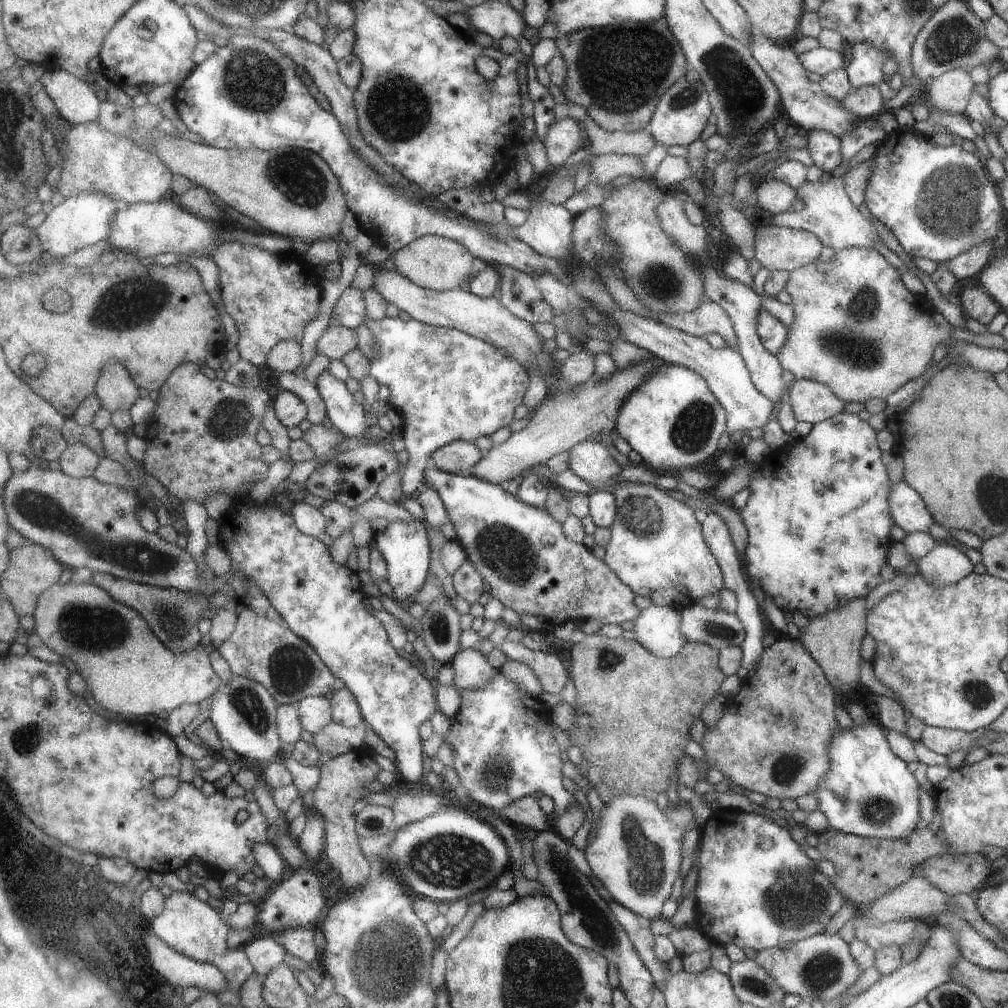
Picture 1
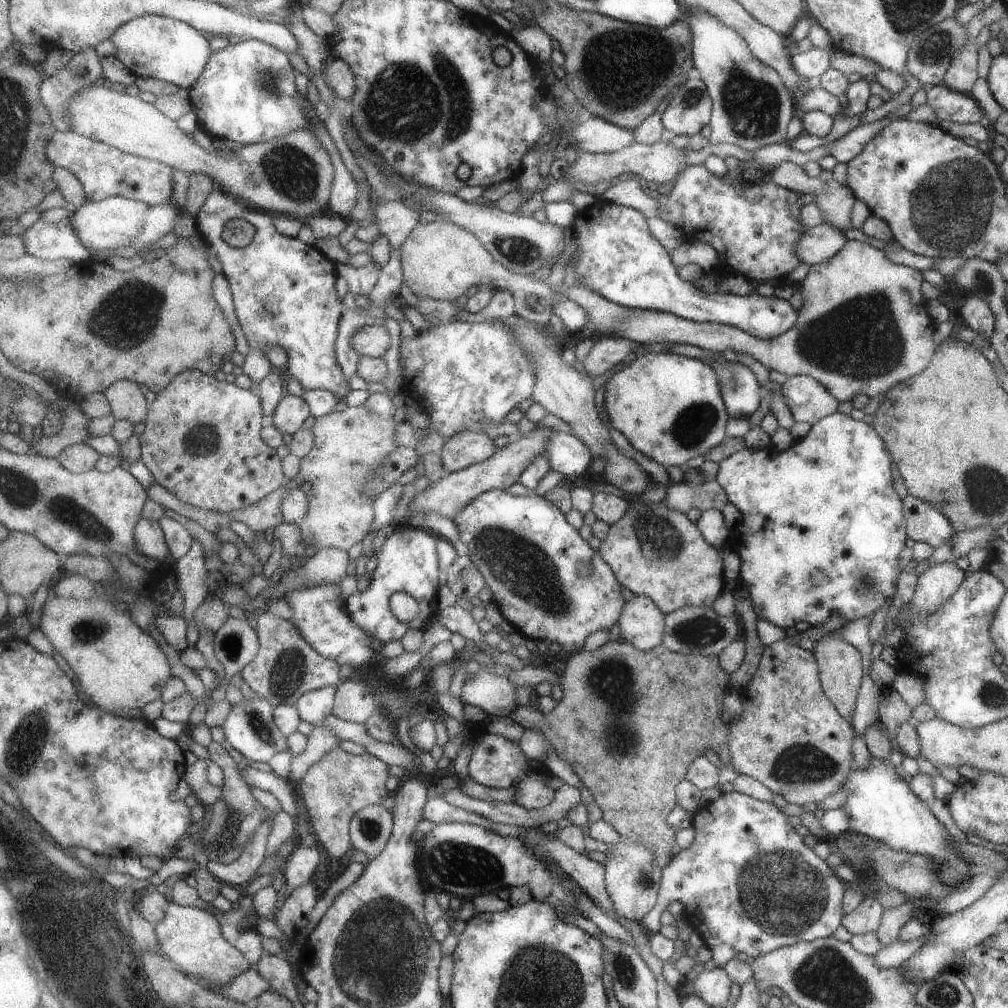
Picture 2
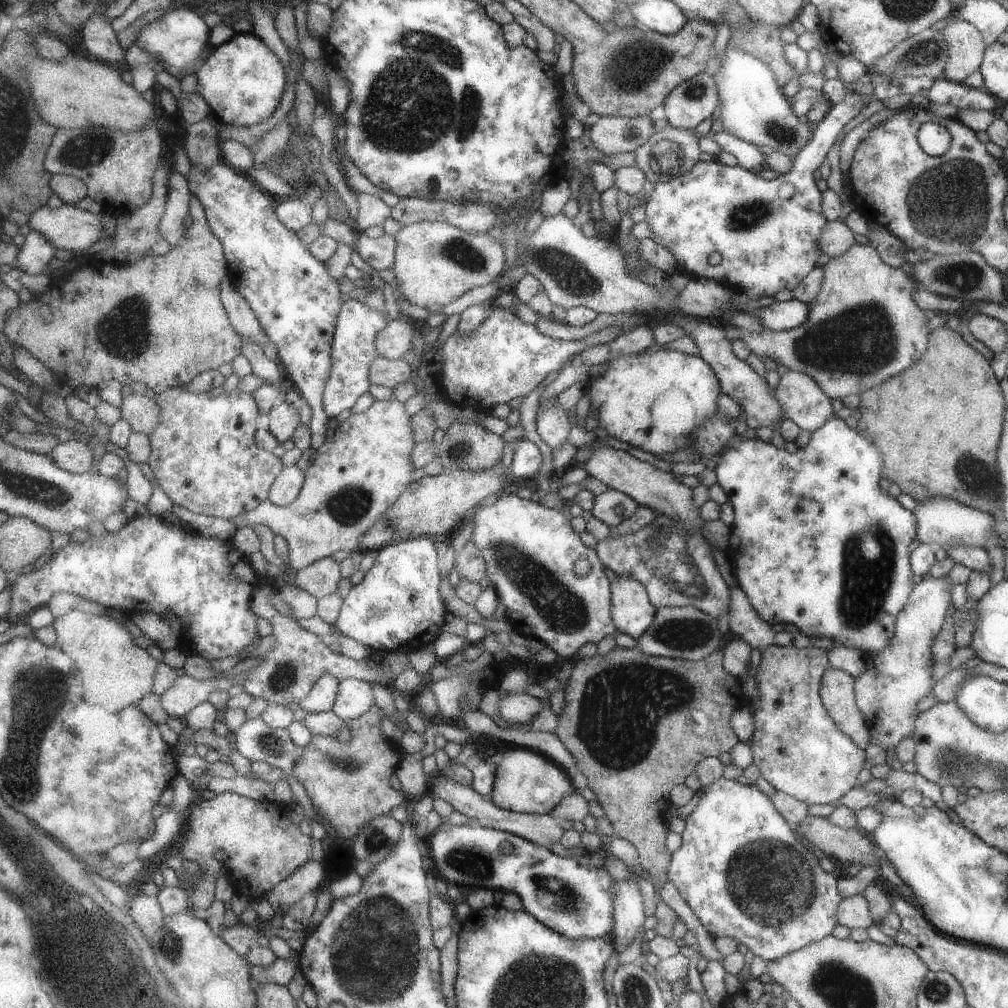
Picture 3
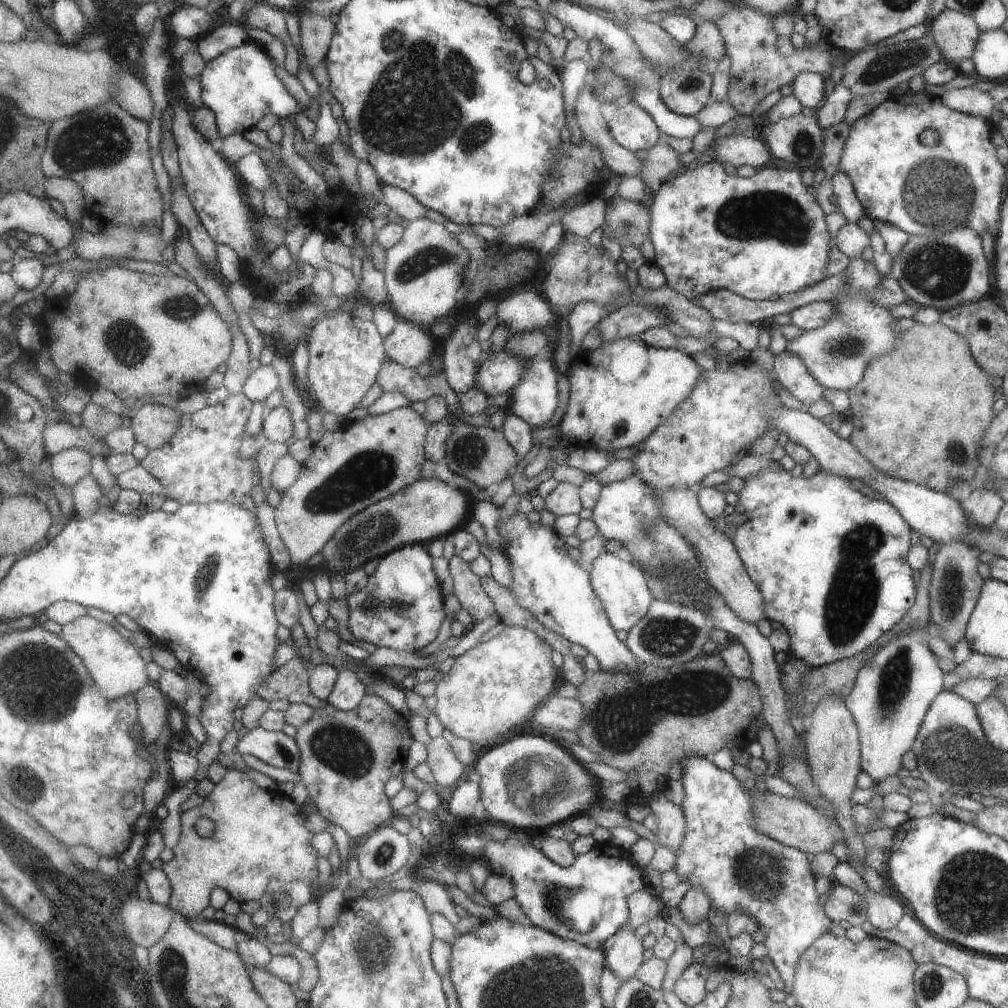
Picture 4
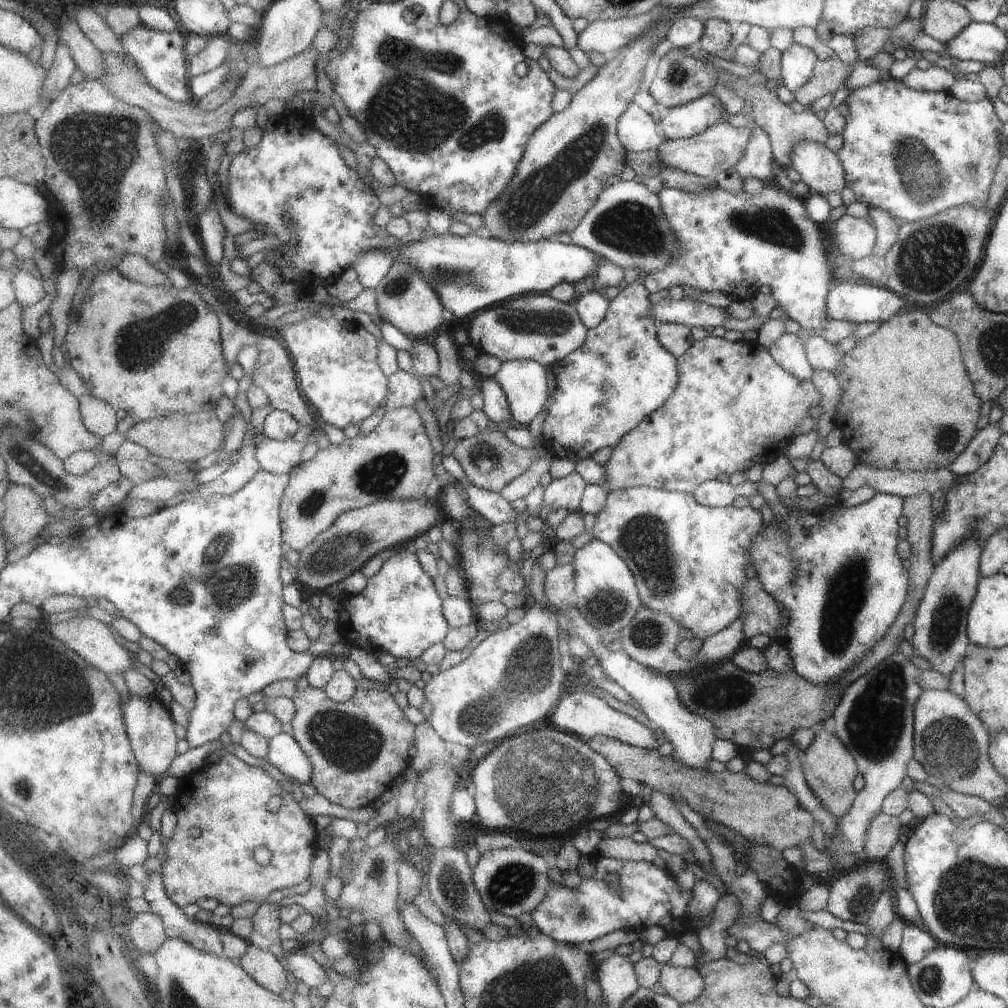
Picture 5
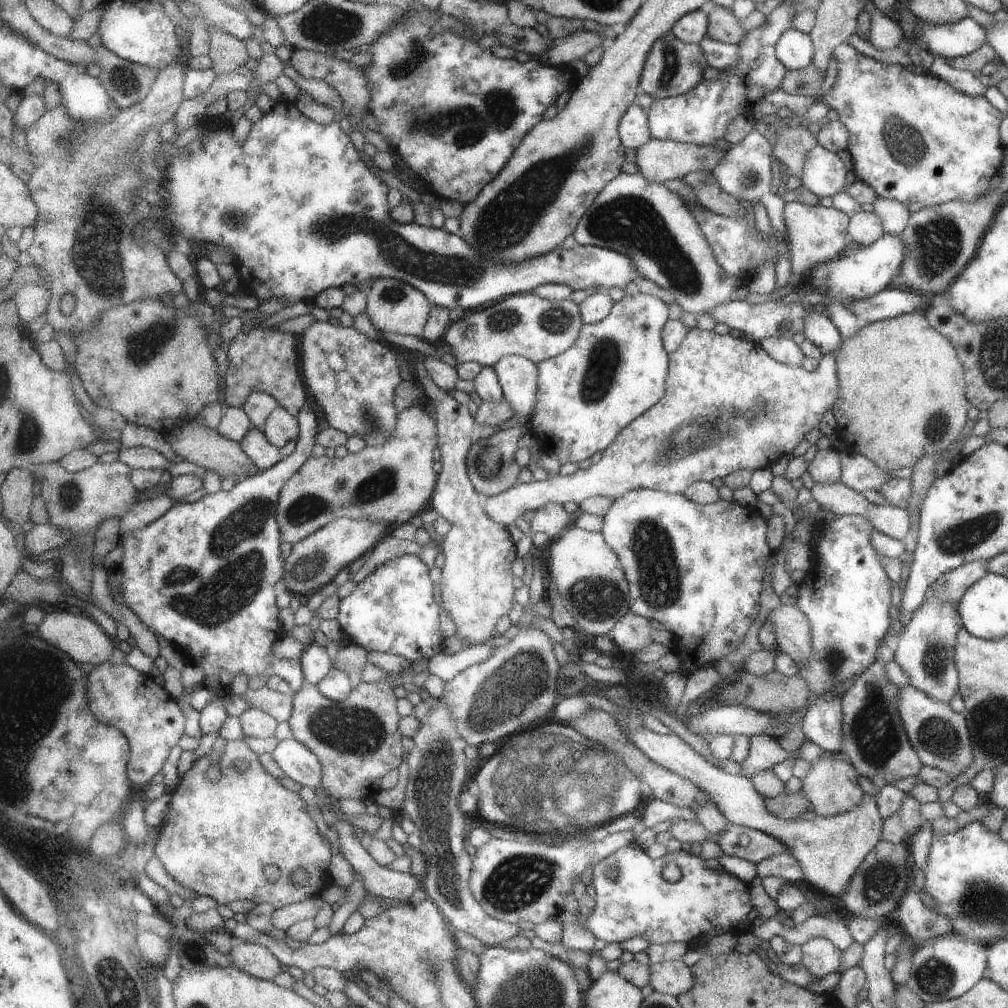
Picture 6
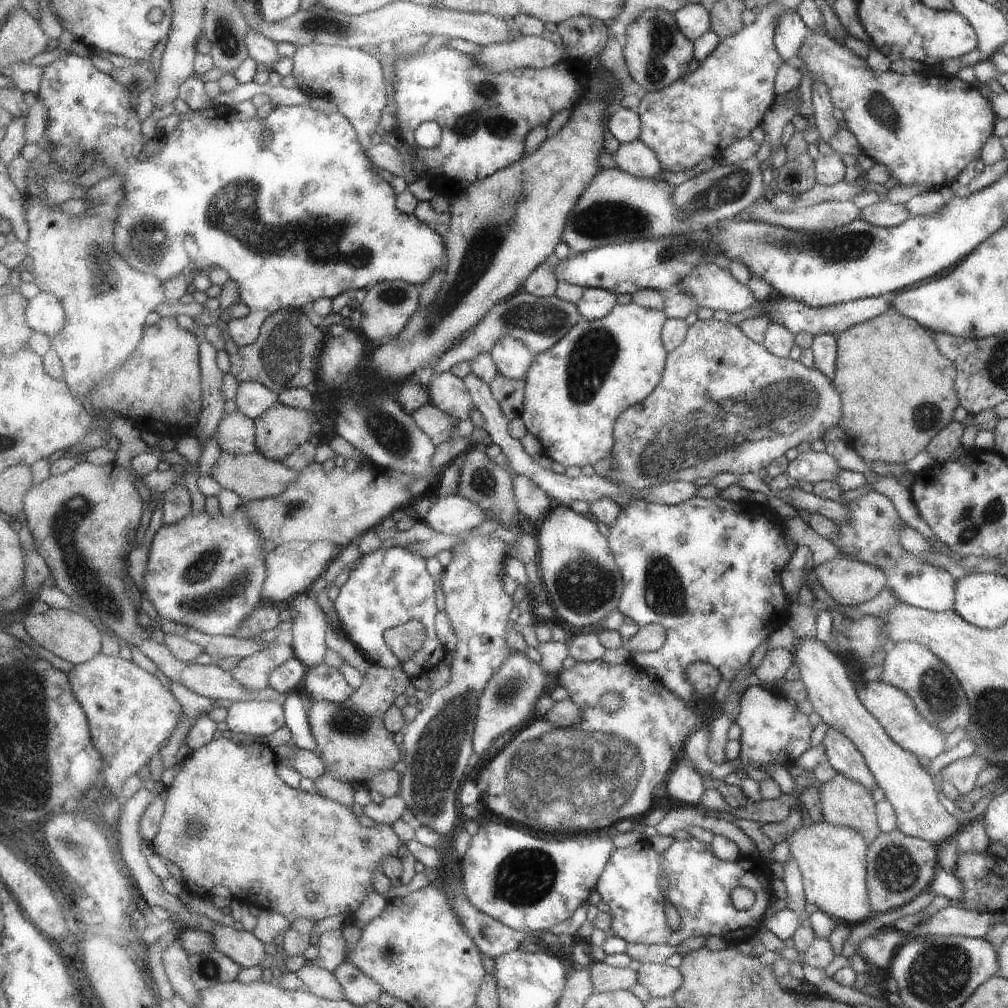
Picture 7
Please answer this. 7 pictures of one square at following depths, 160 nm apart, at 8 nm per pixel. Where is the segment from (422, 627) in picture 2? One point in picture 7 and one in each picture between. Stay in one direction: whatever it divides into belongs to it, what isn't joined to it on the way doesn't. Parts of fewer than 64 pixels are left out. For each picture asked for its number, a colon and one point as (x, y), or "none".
3: (397, 607)
4: (401, 608)
5: (400, 612)
6: (393, 610)
7: (387, 588)

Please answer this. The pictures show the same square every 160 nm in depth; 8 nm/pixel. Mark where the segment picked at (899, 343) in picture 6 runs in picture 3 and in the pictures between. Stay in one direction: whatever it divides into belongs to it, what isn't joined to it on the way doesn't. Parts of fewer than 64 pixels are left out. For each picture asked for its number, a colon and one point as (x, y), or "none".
3: (936, 426)
4: (918, 413)
5: (906, 404)

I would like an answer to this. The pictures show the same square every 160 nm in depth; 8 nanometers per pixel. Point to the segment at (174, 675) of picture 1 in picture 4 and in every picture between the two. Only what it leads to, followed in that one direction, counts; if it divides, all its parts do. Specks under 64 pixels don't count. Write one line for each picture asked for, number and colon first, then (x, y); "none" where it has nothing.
2: (120, 666)
3: (116, 673)
4: (114, 662)

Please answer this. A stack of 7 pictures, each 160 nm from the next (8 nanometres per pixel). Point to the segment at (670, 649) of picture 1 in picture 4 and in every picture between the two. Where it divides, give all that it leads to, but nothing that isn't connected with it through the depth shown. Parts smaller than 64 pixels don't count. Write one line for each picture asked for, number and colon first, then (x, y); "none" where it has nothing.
2: (643, 623)
3: (633, 612)
4: (622, 586)

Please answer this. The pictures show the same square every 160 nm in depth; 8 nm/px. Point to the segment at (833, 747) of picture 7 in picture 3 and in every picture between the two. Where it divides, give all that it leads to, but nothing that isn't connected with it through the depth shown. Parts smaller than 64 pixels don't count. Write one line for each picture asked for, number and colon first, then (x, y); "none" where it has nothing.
3: (817, 547)
4: (829, 562)
5: (840, 581)
6: (846, 602)

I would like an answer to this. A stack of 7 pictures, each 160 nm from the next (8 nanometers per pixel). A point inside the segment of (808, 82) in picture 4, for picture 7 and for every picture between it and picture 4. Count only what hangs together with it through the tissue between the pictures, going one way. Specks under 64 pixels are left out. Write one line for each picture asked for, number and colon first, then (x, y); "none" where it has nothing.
5: (797, 61)
6: (794, 50)
7: (790, 32)

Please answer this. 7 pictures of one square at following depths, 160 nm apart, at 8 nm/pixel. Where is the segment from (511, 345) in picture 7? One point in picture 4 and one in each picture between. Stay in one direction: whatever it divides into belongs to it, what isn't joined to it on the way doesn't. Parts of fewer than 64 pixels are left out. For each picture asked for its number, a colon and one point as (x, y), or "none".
4: (534, 399)
5: (524, 381)
6: (518, 375)

